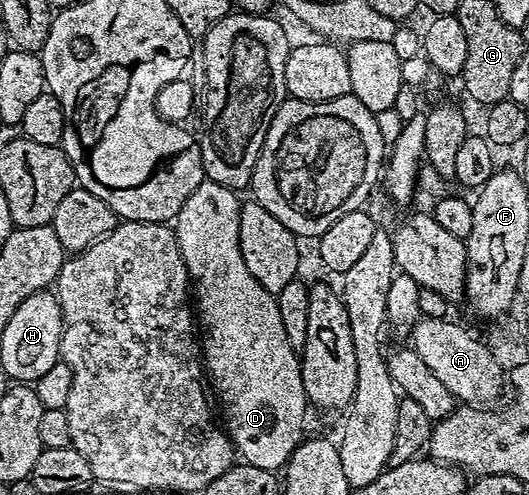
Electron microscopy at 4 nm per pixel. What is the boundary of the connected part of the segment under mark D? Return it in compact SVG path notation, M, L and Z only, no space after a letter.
M204 179L200 187L196 187L192 195L188 195L184 207L180 207L172 228L196 298L204 369L208 374L209 384L212 389L214 384L214 389L226 408L224 428L230 434L237 456L245 464L271 471L281 470L294 448L304 439L302 424L306 421L308 402L304 395L302 363L292 343L288 343L288 335L284 335L284 322L280 320L277 296L256 283L240 251L239 194L220 183Z

